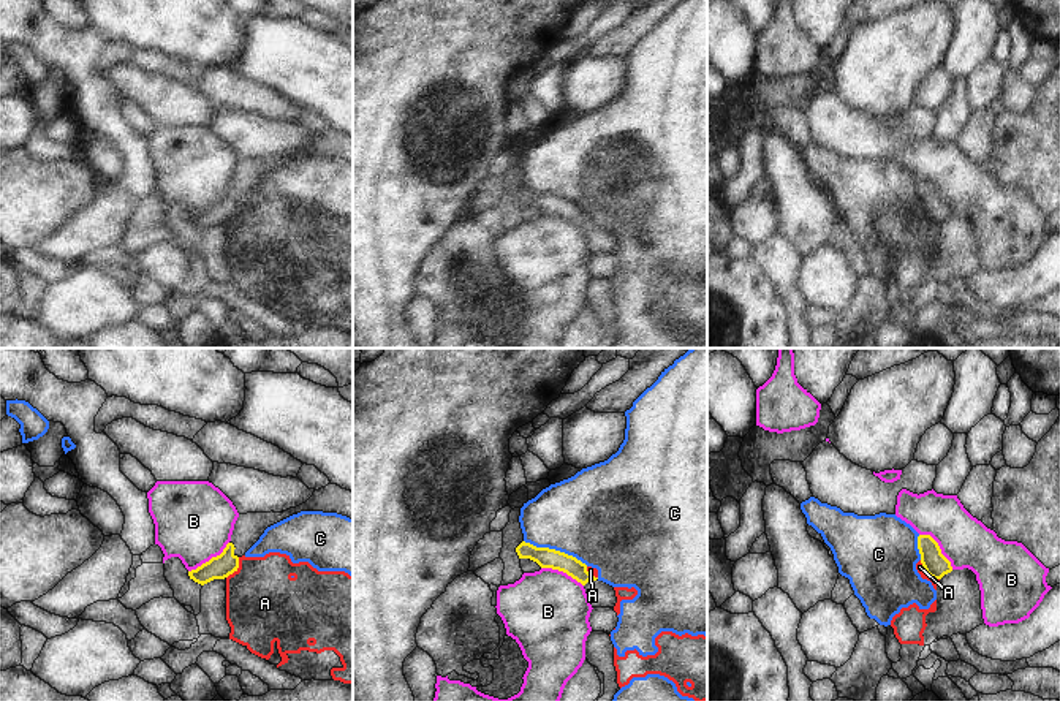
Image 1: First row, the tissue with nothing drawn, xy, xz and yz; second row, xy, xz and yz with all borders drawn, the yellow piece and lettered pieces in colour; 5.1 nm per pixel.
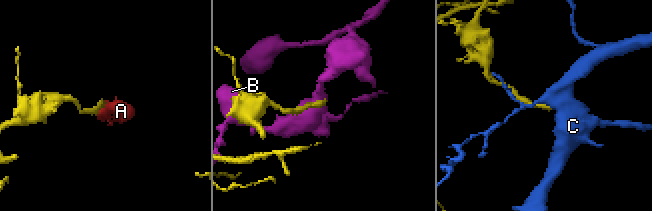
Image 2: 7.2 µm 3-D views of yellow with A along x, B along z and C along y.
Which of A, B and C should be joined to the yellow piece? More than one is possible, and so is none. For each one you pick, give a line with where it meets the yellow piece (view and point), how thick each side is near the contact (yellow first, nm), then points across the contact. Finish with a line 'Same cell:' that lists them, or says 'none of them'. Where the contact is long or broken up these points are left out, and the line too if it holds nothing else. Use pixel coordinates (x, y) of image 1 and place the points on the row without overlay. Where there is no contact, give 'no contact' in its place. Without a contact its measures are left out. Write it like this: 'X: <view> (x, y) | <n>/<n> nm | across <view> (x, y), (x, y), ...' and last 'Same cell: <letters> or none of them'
Same cell: none of them

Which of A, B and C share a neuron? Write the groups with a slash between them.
A C / B

